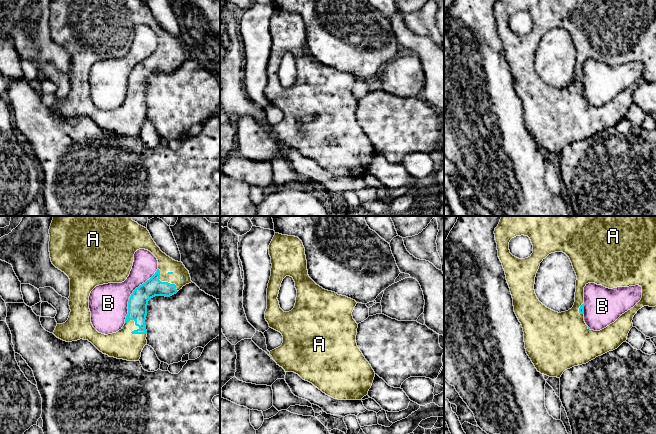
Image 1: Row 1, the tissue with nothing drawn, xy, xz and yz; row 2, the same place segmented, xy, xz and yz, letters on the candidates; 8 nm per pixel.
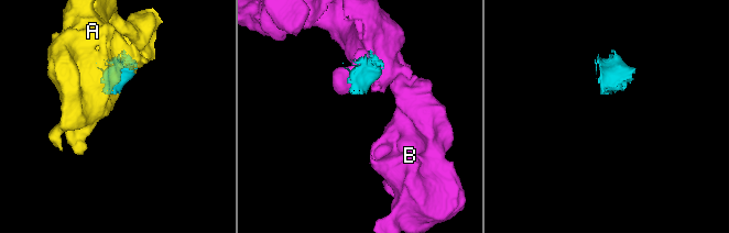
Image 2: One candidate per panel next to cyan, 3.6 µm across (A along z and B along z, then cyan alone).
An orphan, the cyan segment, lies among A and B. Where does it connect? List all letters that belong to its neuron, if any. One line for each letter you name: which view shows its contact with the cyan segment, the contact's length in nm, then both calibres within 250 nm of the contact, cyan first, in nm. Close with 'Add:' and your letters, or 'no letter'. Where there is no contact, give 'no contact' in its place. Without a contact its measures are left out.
A: contact in xy; length 190 nm; calibres 160 and 220 nm
Add: A

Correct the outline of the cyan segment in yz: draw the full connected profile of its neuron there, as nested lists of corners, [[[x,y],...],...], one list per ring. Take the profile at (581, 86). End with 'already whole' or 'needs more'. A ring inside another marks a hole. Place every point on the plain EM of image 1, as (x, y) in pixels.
[[[498,0],[494,10],[498,33],[513,74],[514,88],[523,104],[526,129],[541,150],[560,154],[565,146],[586,140],[598,132],[617,125],[627,116],[637,87],[644,82],[656,82],[656,0]],[[521,11],[528,12],[533,21],[533,29],[525,35],[513,32],[509,26],[510,16]],[[555,28],[563,28],[569,33],[577,52],[574,81],[568,87],[561,89],[543,81],[534,66],[540,39],[549,30]],[[588,59],[595,59],[609,65],[639,61],[642,63],[642,74],[614,99],[600,107],[594,107],[584,97],[584,63]]]; needs more

